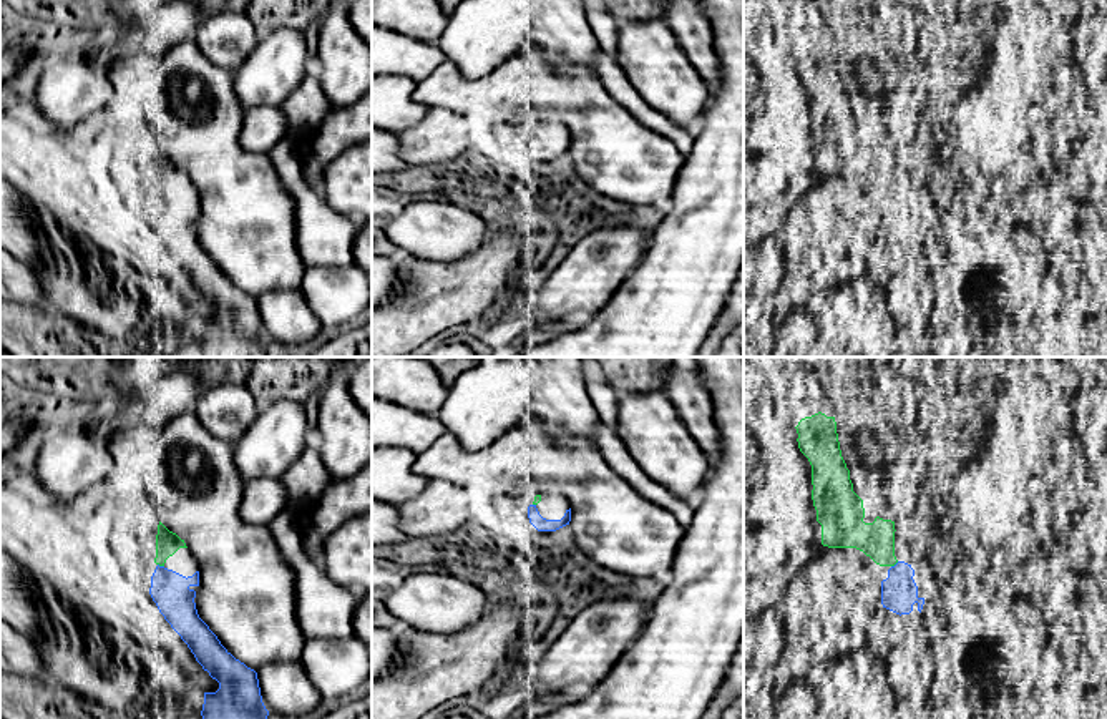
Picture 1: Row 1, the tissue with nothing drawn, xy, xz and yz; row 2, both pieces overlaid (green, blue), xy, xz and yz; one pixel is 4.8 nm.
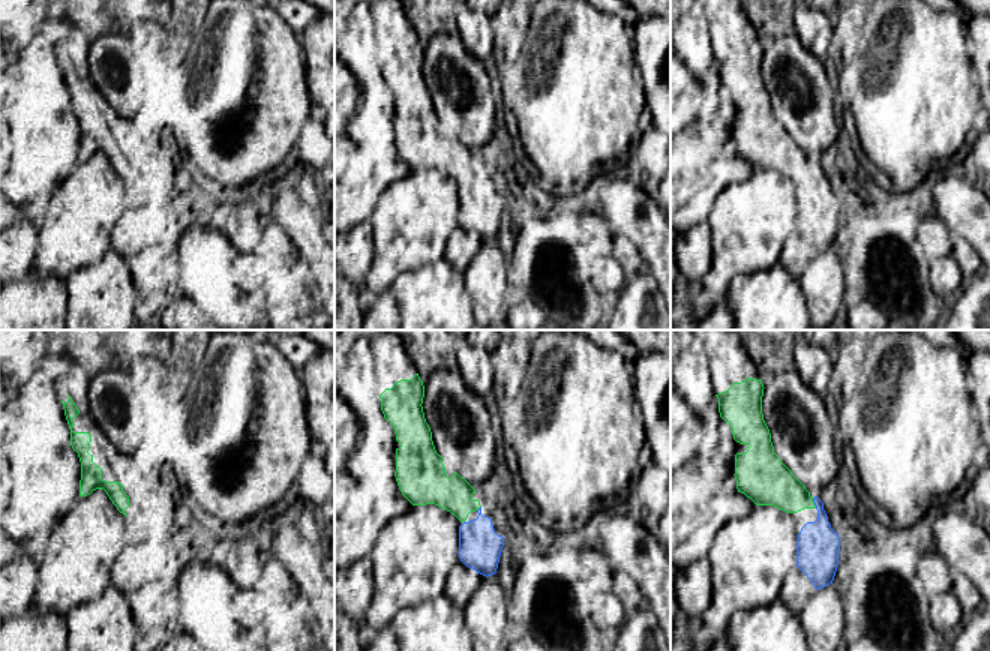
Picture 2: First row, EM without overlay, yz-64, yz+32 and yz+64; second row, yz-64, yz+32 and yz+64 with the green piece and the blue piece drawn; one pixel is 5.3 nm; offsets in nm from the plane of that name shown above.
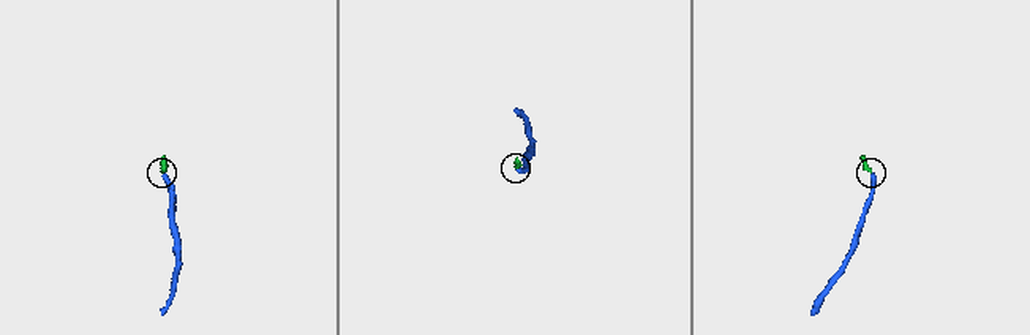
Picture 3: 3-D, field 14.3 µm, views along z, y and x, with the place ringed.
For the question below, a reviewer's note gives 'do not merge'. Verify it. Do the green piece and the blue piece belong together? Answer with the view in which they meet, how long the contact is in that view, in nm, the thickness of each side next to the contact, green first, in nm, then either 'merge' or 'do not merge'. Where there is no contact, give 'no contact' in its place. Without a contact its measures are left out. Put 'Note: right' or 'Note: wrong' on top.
Note: wrong
contact in yz; length 50 nm; calibres 180 and 180 nm; merge

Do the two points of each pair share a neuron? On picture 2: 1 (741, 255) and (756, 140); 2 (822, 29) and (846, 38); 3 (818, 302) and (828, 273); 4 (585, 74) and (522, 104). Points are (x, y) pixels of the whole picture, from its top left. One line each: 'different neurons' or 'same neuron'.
1: different neurons
2: different neurons
3: same neuron
4: same neuron

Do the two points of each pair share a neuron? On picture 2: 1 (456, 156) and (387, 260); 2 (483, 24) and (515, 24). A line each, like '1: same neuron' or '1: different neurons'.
1: different neurons
2: different neurons

